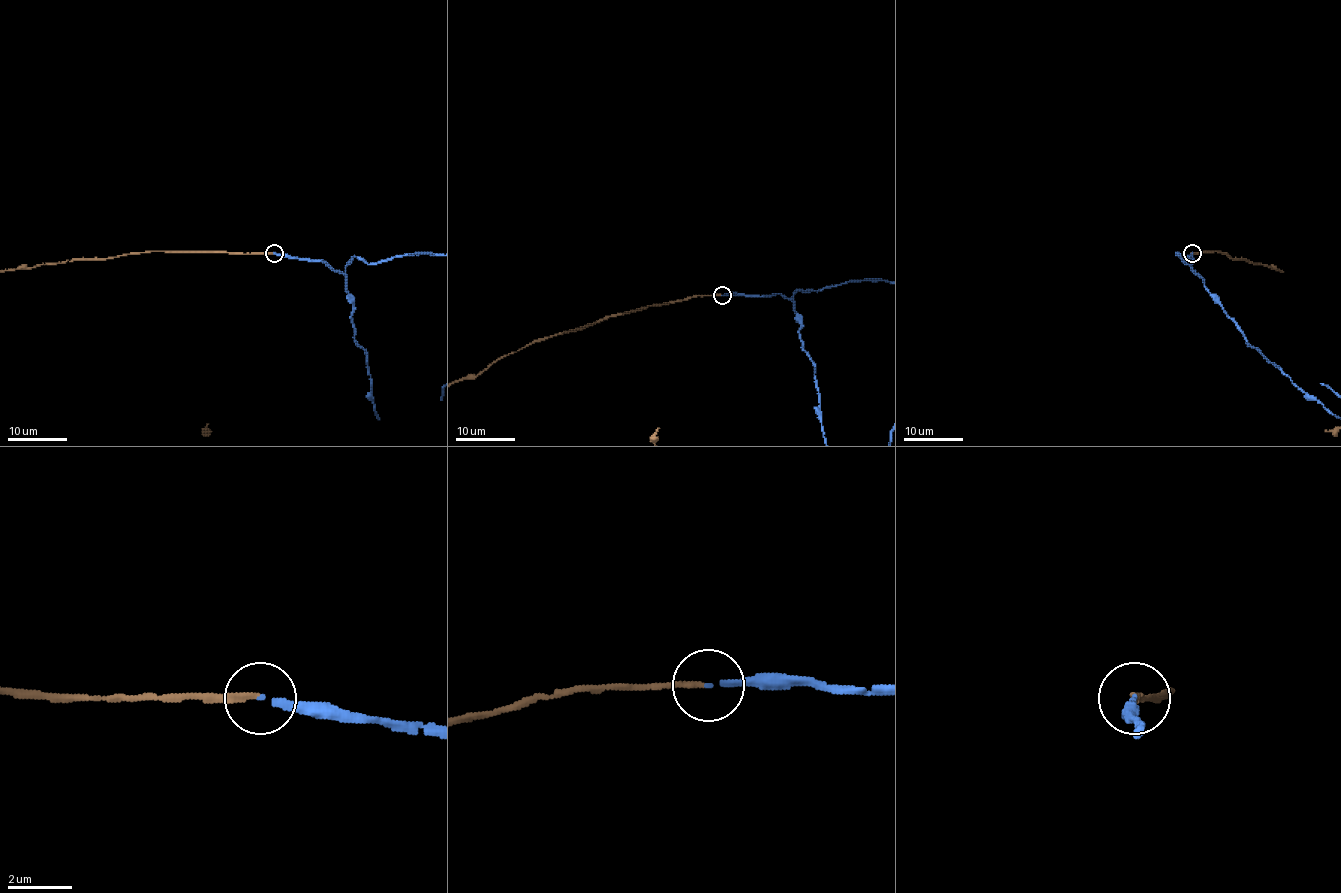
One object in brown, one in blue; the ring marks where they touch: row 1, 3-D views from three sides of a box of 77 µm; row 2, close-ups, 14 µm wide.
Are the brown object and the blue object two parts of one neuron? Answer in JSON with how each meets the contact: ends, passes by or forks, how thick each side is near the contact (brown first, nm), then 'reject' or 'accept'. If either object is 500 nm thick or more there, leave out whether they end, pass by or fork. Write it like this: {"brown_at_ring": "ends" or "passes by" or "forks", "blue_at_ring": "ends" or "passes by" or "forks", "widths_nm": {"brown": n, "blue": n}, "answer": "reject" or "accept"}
{"brown_at_ring": "ends", "blue_at_ring": "ends", "widths_nm": {"brown": 190, "blue": 170}, "answer": "accept"}

